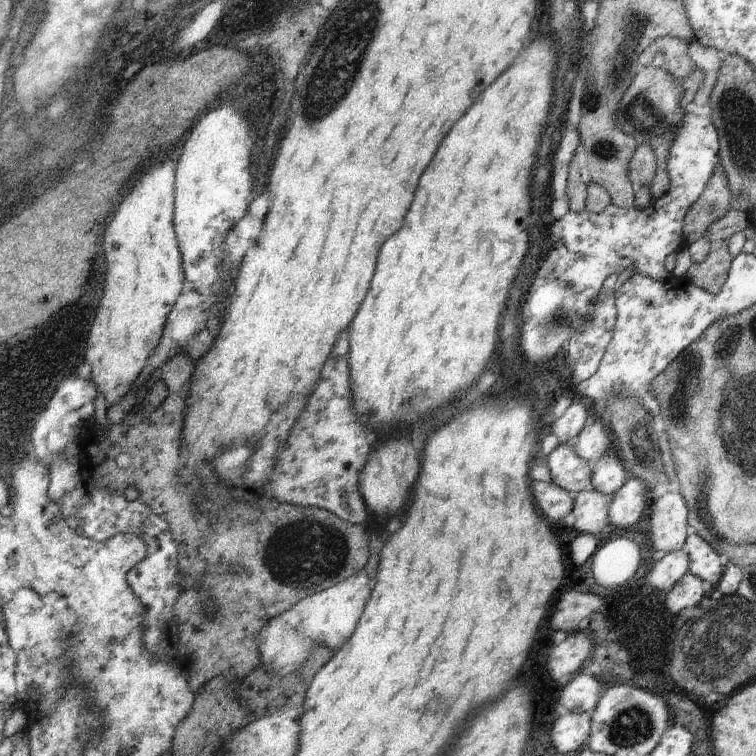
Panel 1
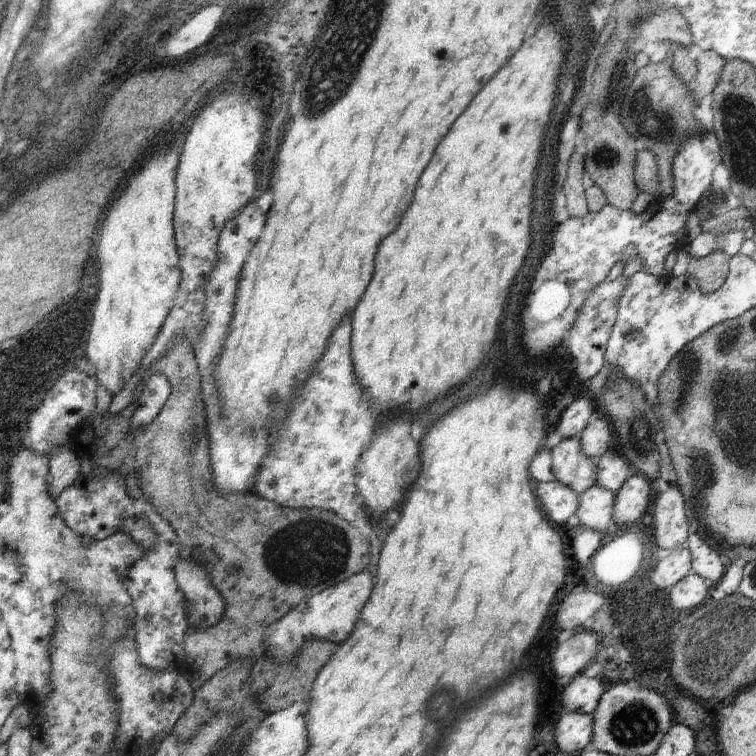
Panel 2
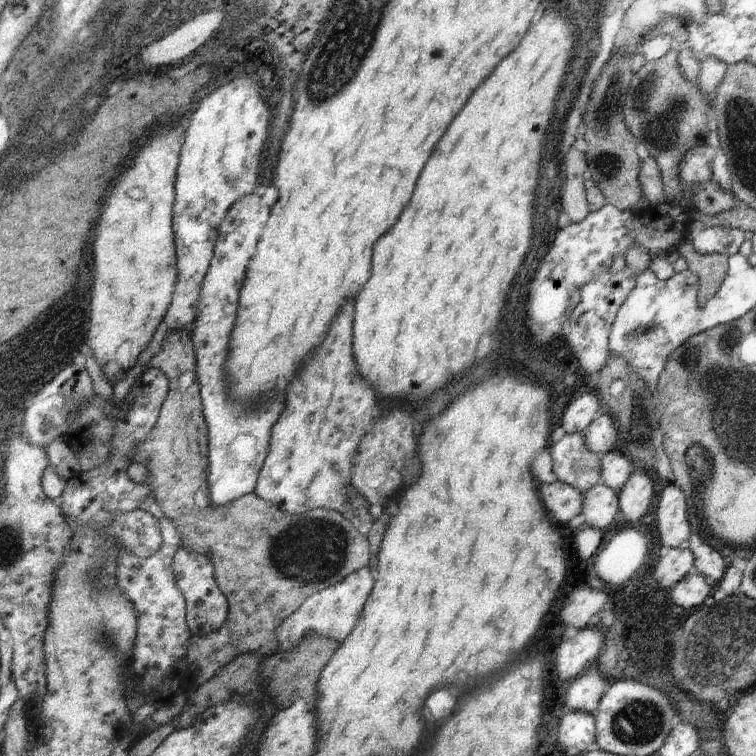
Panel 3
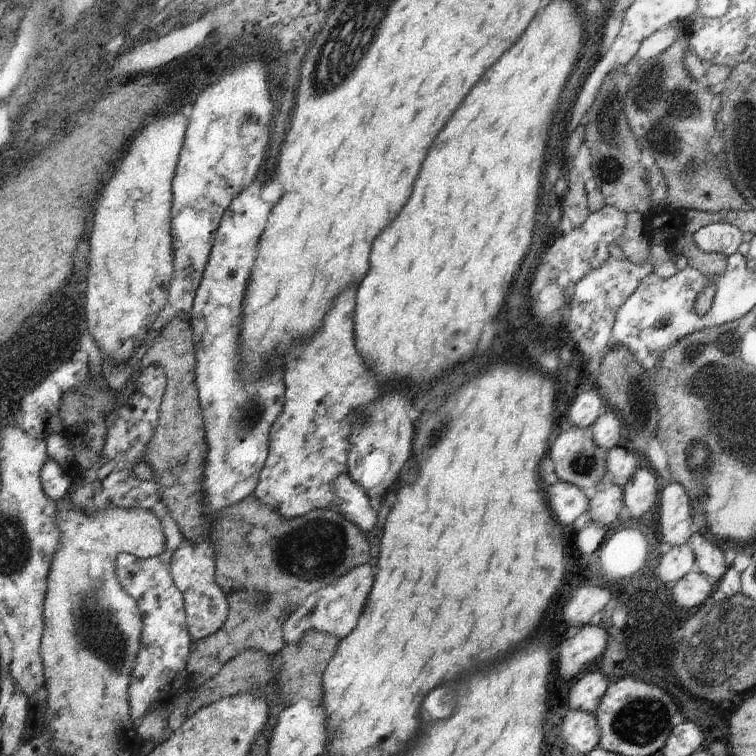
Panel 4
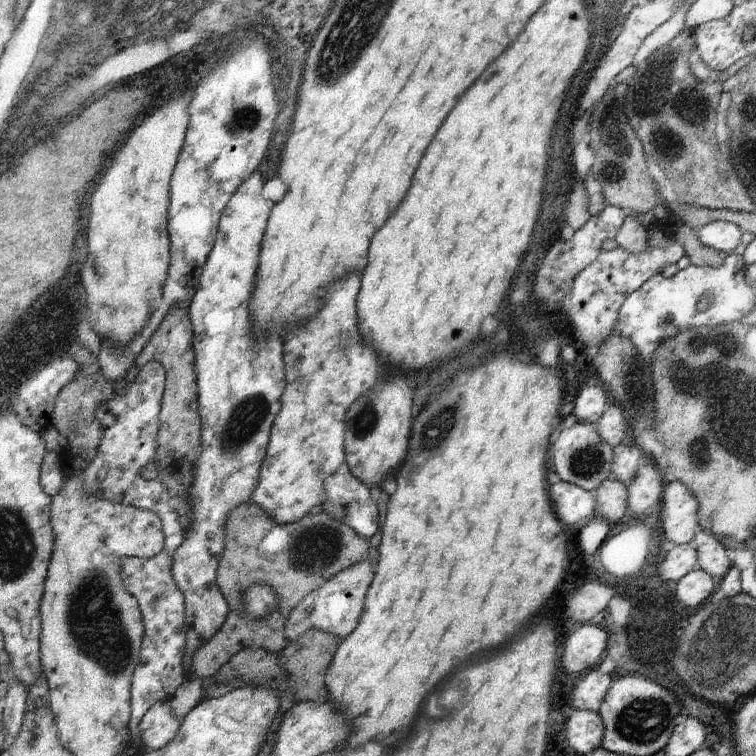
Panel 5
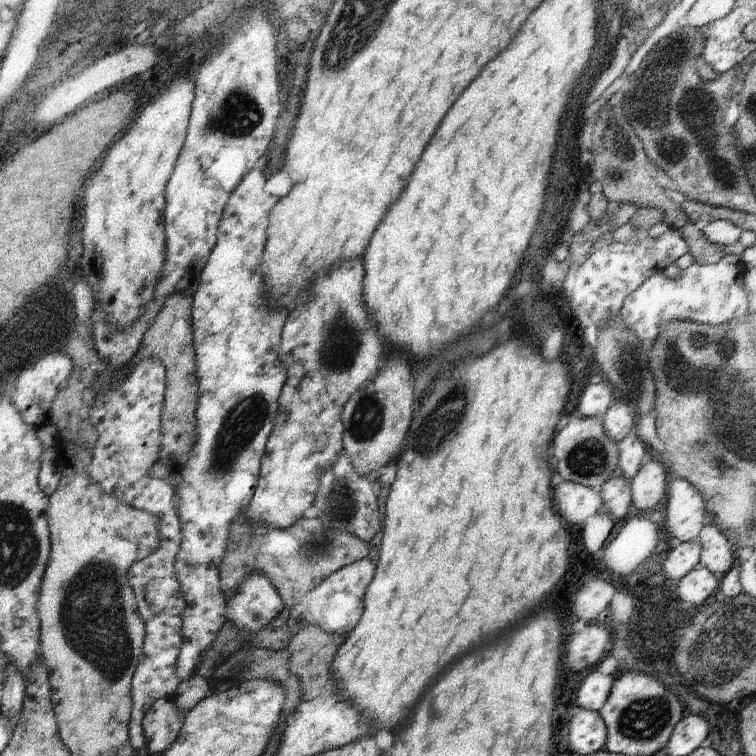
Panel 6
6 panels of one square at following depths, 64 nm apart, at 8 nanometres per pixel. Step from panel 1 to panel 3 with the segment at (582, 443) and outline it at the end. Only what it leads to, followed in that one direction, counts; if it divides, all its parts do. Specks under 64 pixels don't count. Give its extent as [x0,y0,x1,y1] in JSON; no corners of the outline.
[582,411,620,454]

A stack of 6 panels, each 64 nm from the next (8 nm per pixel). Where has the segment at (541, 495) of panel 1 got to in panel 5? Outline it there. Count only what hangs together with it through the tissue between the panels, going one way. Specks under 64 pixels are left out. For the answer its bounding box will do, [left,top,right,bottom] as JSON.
[550,482,595,526]

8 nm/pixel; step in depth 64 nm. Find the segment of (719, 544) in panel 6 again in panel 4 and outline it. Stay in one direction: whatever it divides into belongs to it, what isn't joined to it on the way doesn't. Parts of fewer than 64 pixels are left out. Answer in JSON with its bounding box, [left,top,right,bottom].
[687,532,729,582]

